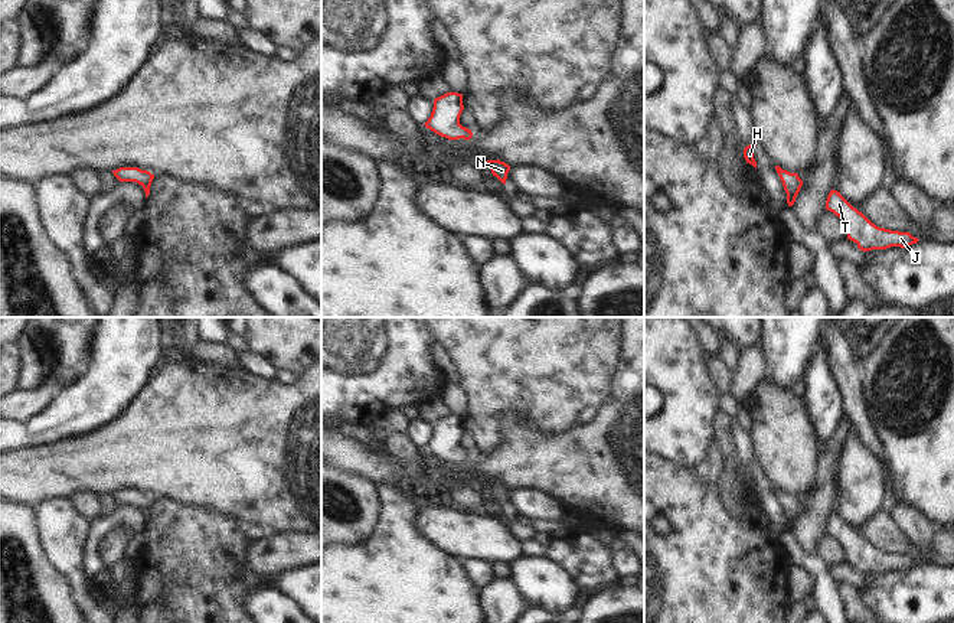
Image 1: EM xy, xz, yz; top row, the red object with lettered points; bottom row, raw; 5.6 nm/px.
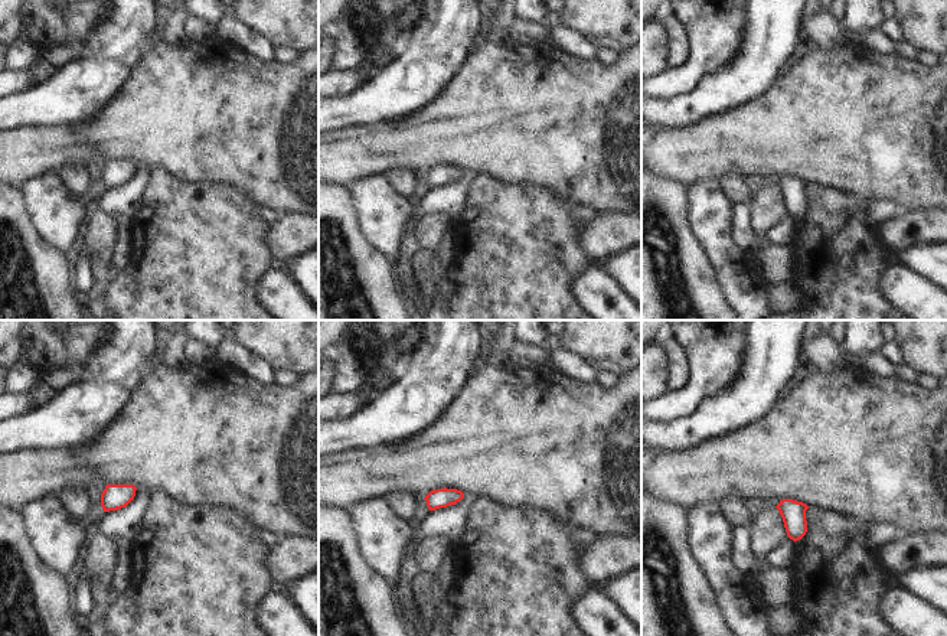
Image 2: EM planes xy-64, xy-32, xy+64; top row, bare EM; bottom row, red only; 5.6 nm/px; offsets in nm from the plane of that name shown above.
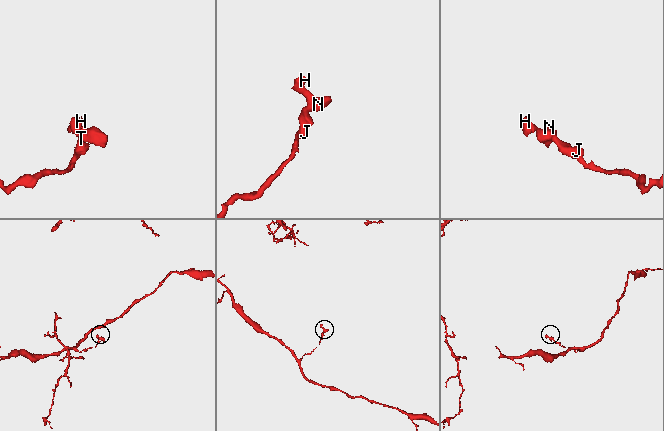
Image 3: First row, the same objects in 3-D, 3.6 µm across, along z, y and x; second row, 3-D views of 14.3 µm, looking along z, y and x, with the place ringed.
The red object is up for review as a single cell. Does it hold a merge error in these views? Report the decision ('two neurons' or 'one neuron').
one neuron

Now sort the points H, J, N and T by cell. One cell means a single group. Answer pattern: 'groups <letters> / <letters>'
groups H J N T

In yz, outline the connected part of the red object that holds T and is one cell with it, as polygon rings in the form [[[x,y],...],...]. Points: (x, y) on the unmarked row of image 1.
[[[830,513],[826,532],[839,539],[847,554],[847,562],[857,567],[862,574],[906,571],[919,562],[909,555],[891,554],[872,547],[862,535],[853,531],[837,513]]]

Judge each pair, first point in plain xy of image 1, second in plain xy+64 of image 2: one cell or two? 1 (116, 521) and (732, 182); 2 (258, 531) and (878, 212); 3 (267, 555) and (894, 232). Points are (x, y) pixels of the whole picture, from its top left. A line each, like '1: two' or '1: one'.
1: two
2: one
3: one

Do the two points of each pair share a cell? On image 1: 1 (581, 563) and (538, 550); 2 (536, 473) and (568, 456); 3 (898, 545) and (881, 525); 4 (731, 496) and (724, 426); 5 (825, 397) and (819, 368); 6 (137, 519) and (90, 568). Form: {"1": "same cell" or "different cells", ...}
{"1": "same cell", "2": "same cell", "3": "same cell", "4": "same cell", "5": "same cell", "6": "same cell"}

